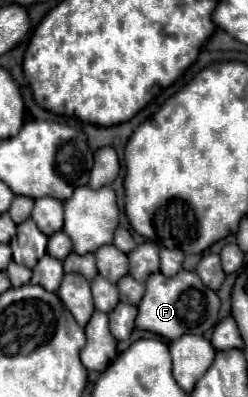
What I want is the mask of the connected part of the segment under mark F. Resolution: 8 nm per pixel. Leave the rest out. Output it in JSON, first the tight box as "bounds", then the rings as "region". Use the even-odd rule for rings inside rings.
{"bounds":[136,270,220,340],"region":[[[182,270],[178,276],[164,276],[156,272],[146,280],[146,294],[138,304],[138,320],[136,328],[154,332],[166,340],[176,340],[182,334],[204,334],[218,322],[220,298],[214,290],[206,288],[206,302],[204,302],[204,284],[196,272]]]}

